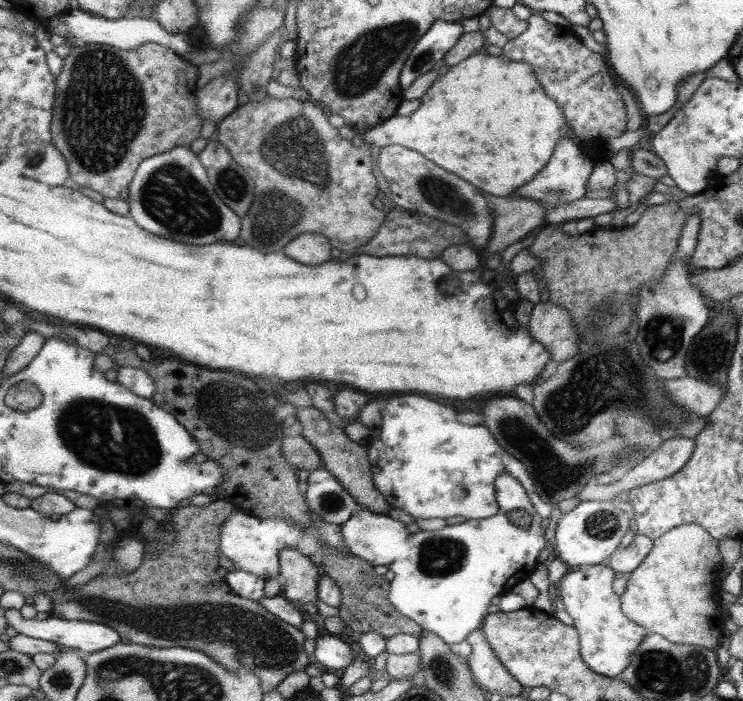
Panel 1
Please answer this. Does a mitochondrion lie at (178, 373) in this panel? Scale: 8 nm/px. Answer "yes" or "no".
no

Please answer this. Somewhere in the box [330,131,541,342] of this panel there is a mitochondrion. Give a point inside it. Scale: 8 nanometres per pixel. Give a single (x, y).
(441, 192)

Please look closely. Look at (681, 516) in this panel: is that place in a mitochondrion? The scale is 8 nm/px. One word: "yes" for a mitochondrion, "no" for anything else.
no

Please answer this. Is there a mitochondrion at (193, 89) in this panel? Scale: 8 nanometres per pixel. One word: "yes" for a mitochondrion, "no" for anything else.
no

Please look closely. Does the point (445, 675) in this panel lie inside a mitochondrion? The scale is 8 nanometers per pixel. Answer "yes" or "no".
yes

